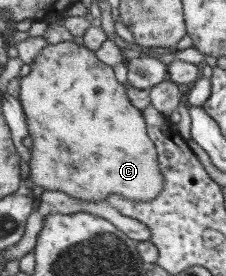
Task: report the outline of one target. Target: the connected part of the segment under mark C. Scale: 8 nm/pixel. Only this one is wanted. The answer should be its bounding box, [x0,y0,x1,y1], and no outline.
[19,42,163,202]

